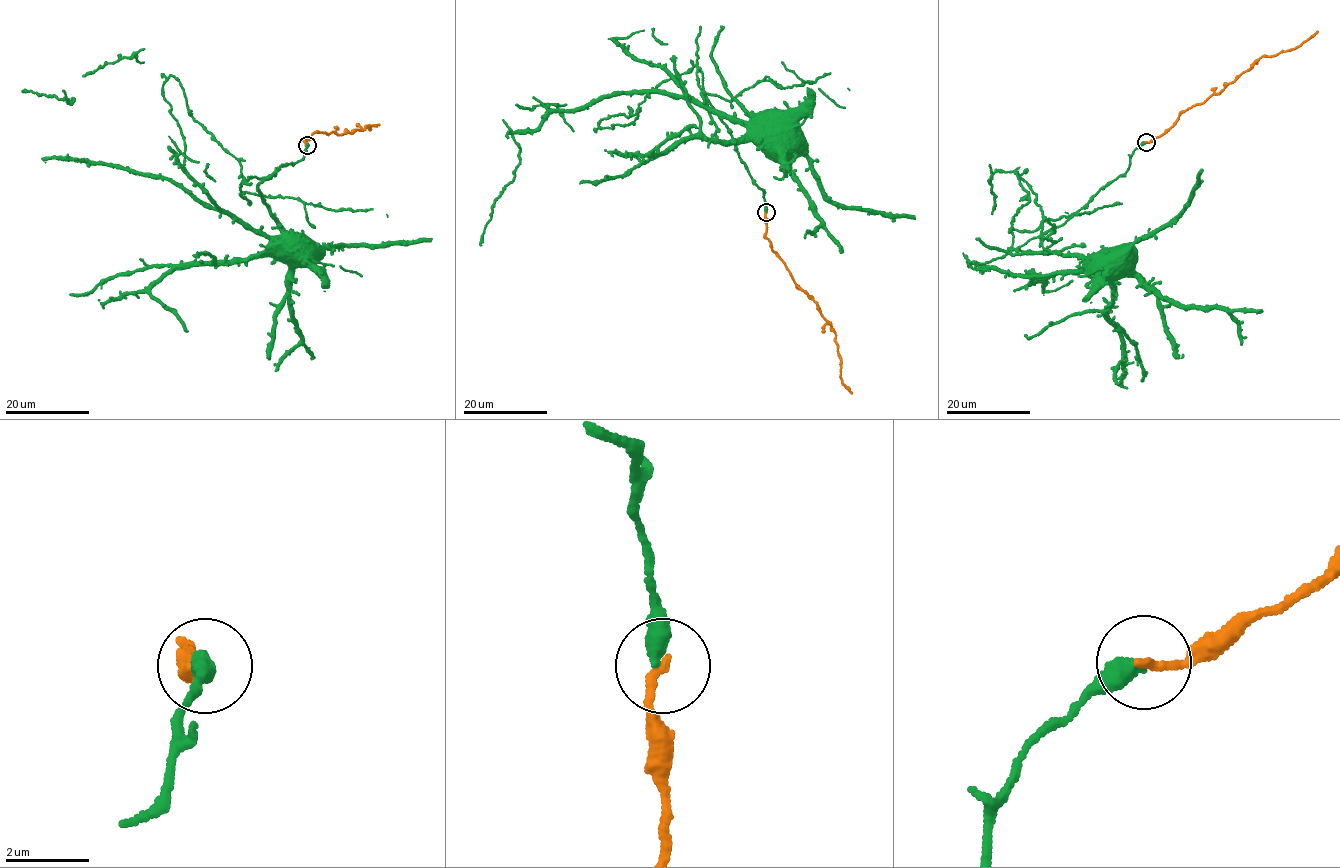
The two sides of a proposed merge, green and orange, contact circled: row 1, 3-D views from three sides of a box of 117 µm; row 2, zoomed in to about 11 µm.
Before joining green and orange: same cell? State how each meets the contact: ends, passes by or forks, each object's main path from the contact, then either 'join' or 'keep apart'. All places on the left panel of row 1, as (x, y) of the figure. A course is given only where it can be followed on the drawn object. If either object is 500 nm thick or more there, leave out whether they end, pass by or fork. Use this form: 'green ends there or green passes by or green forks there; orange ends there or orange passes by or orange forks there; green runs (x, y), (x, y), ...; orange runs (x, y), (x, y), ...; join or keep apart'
green ends there; orange ends there; green runs (307, 145), (304, 157), (259, 179), (248, 176), (240, 186), (243, 192), (267, 196), (283, 236), (291, 243); orange runs (308, 145), (305, 146), (305, 141), (317, 132), (342, 135), (370, 125), (369, 130), (368, 128), (379, 124); join

